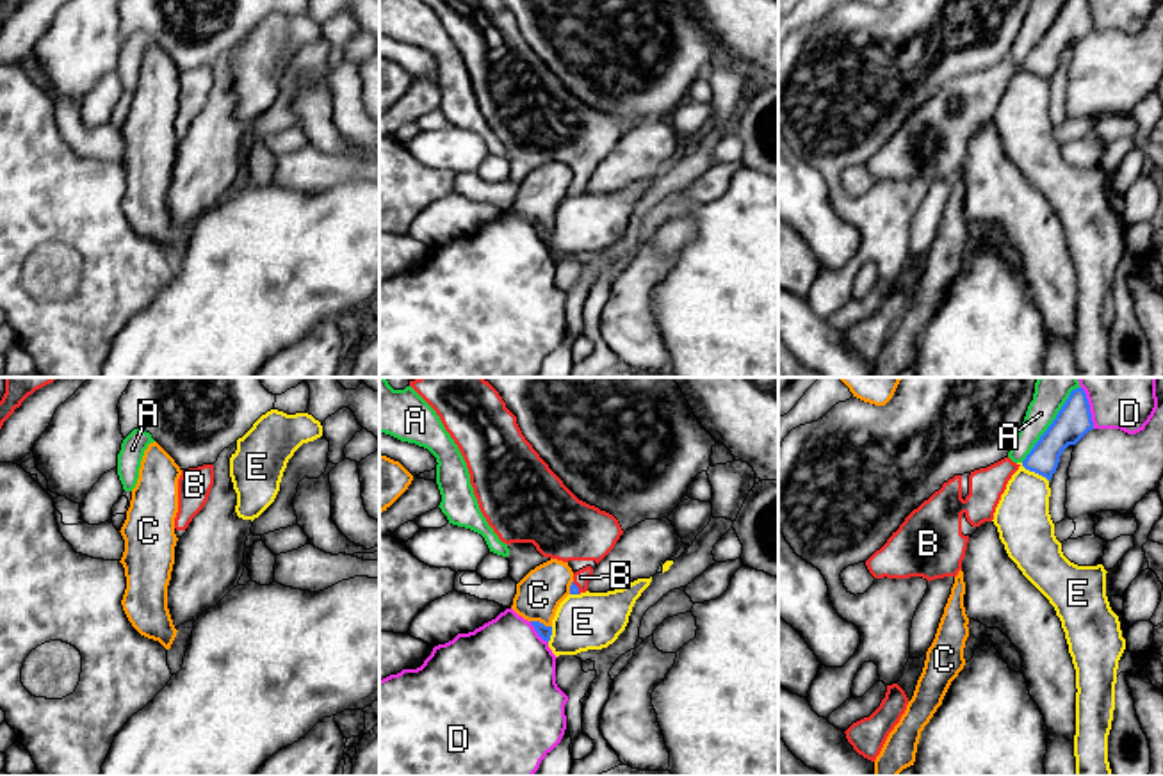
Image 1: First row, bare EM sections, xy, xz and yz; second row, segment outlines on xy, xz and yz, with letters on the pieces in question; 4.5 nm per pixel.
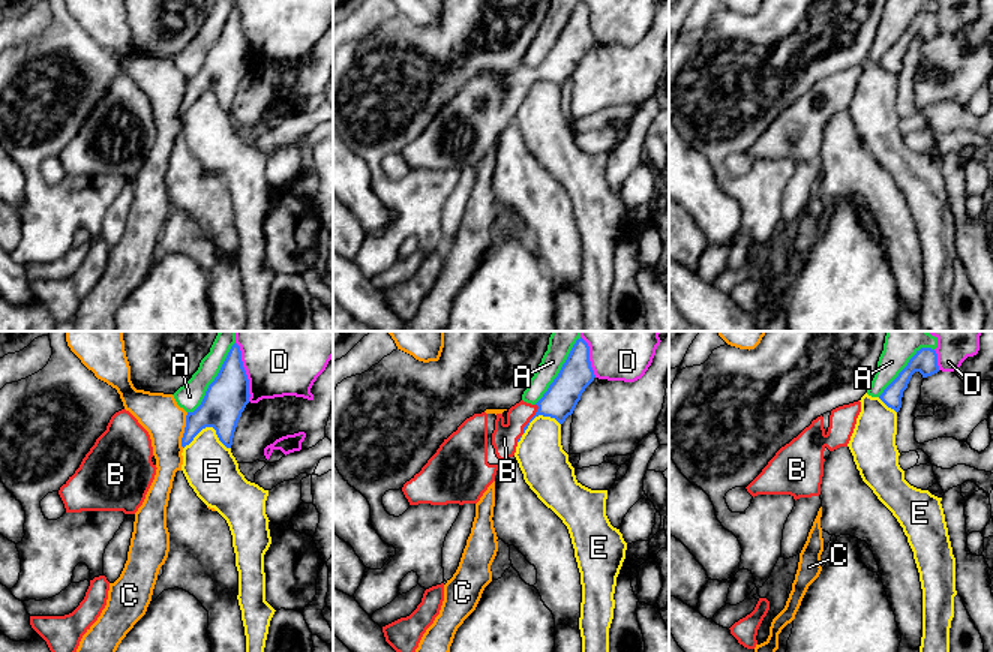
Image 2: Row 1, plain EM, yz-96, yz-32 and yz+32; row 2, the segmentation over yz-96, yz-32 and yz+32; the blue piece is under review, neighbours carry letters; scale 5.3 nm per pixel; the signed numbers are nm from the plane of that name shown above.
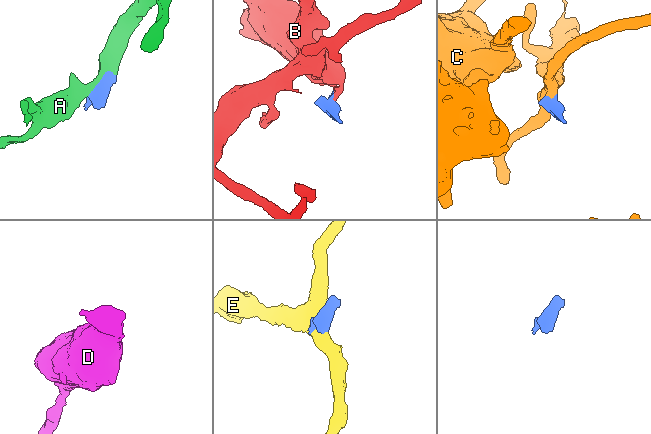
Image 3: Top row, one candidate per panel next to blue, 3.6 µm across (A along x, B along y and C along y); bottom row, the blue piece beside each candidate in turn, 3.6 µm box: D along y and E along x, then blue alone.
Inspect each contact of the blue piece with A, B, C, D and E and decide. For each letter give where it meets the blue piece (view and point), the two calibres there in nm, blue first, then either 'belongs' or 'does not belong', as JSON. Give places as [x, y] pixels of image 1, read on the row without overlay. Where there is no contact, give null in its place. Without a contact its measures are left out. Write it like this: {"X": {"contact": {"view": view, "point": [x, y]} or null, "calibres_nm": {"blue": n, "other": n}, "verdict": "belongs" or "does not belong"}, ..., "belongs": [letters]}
{"A": {"contact": {"view": "yz", "point": [1046, 32]}, "calibres_nm": {"blue": 160, "other": 130}, "verdict": "does not belong"}, "B": {"contact": {"view": "xz", "point": [577, 189]}, "calibres_nm": {"blue": 50, "other": 70}, "verdict": "belongs"}, "C": {"contact": {"view": "xz", "point": [542, 225]}, "calibres_nm": {"blue": 60, "other": 200}, "verdict": "does not belong"}, "D": {"contact": {"view": "yz", "point": [1090, 15]}, "calibres_nm": {"blue": 160, "other": 160}, "verdict": "does not belong"}, "E": {"contact": {"view": "yz", "point": [1035, 73]}, "calibres_nm": {"blue": 150, "other": 240}, "verdict": "does not belong"}, "belongs": ["B"]}

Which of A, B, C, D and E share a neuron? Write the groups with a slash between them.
A / B / C / D / E

